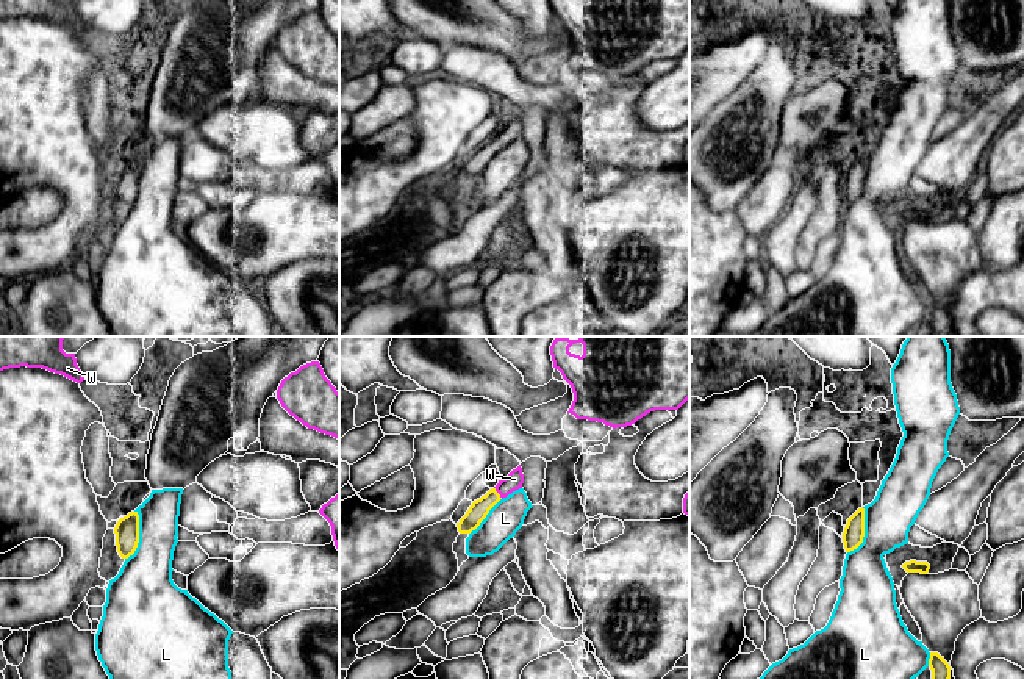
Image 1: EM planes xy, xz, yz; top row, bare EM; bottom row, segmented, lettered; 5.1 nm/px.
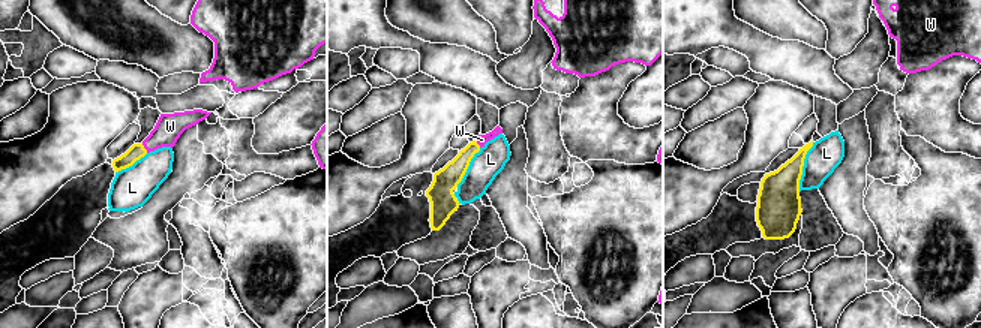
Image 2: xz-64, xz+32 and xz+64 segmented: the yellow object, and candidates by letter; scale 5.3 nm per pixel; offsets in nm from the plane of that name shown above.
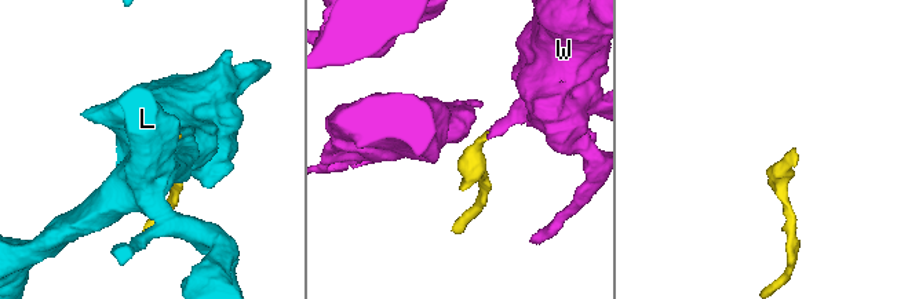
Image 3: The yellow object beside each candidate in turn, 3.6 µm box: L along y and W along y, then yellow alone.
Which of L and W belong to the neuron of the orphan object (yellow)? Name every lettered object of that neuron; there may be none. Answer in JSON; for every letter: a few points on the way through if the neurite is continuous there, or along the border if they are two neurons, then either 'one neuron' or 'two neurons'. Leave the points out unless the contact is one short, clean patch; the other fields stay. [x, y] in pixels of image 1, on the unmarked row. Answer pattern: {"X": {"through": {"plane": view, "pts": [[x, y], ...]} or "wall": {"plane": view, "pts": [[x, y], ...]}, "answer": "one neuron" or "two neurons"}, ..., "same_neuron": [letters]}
{"L": {"answer": "two neurons"}, "W": {"through": {"plane": "xz", "pts": [[477, 161], [497, 143], [515, 129]]}, "answer": "one neuron"}, "same_neuron": ["W"]}

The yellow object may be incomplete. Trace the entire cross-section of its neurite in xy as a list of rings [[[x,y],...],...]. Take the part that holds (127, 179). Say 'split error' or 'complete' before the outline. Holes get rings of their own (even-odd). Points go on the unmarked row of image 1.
complete; [[[131,161],[120,167],[114,177],[117,202],[122,208],[134,203],[139,192],[139,164]]]

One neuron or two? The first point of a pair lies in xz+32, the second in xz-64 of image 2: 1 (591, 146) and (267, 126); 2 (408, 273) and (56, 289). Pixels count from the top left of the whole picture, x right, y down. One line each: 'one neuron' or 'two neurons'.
1: two neurons
2: one neuron

